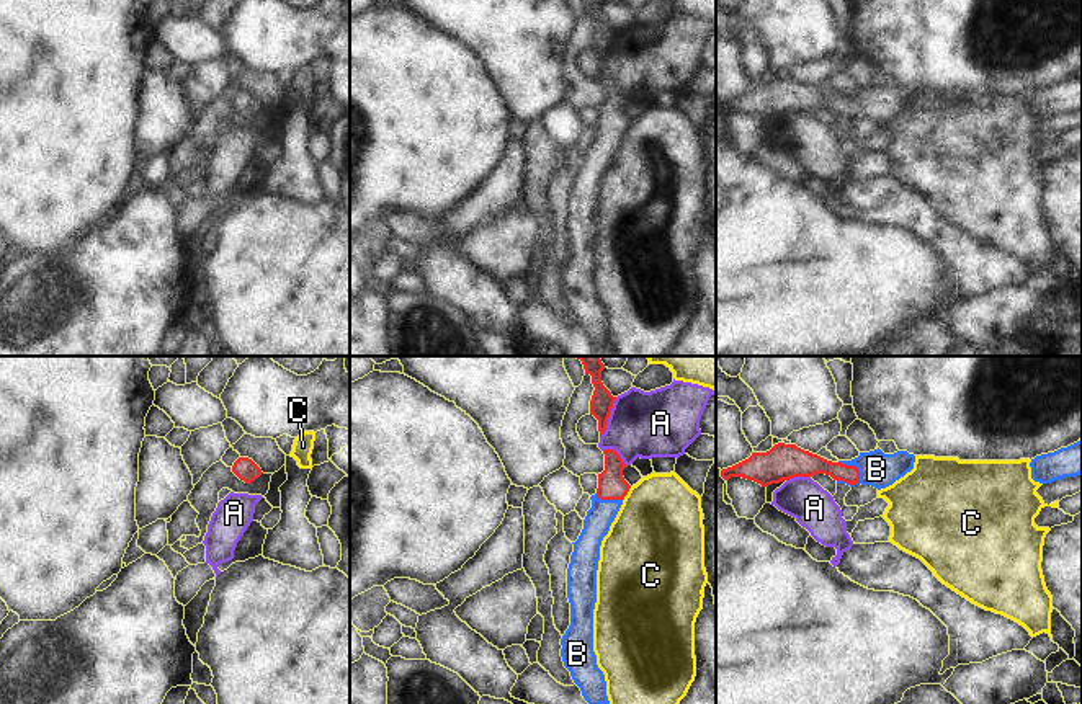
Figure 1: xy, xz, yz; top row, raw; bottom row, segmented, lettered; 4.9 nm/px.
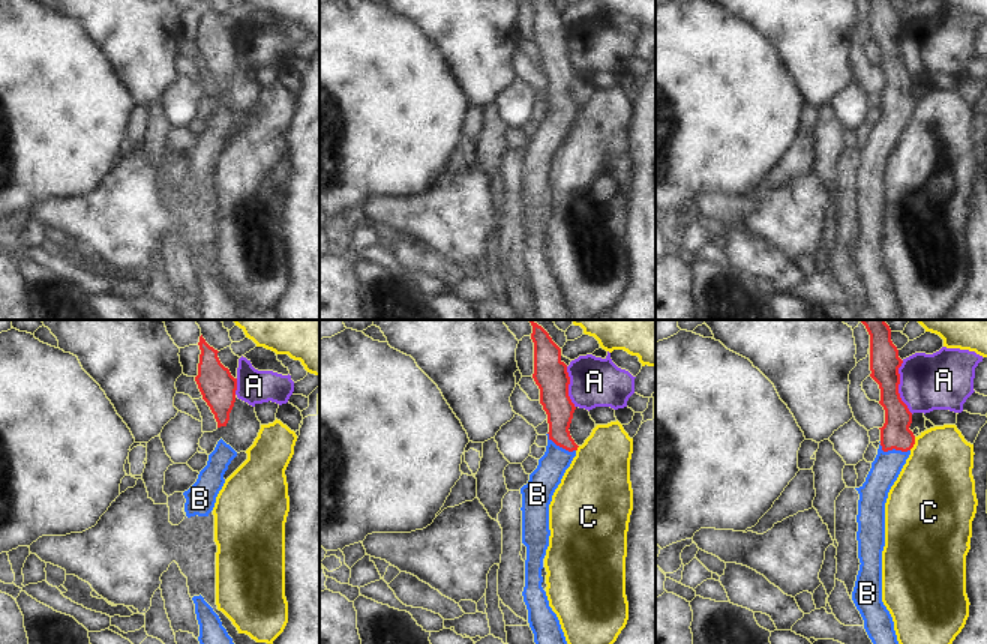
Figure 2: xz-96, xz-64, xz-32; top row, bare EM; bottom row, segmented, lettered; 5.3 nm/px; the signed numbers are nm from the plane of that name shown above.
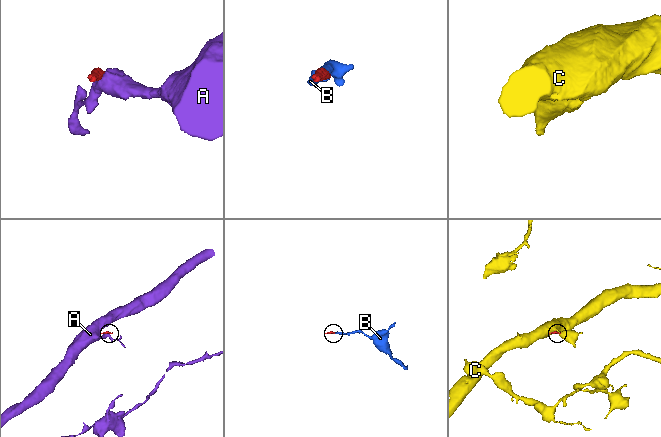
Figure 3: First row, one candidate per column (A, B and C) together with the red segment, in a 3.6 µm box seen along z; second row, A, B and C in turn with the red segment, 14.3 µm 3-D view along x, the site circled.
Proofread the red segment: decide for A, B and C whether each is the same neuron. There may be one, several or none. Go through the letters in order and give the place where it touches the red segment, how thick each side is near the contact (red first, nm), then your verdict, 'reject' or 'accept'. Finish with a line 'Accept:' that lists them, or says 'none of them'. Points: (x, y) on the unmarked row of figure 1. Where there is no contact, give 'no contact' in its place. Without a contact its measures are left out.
A: xz (608, 51) | 110/320 nm | reject
B: yz (857, 102) | 130/170 nm | accept
C: xz (628, 124) | 140/440 nm | reject
Accept: B

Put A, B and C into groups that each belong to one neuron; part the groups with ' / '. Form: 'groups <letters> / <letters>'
groups A / B / C

